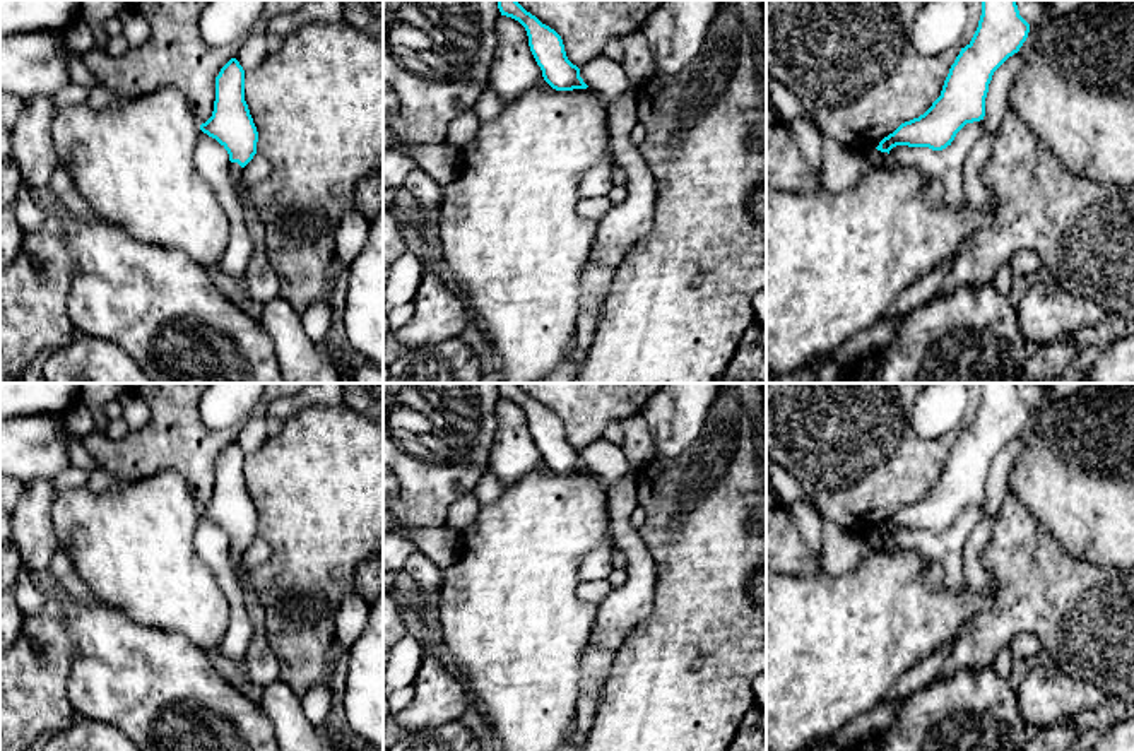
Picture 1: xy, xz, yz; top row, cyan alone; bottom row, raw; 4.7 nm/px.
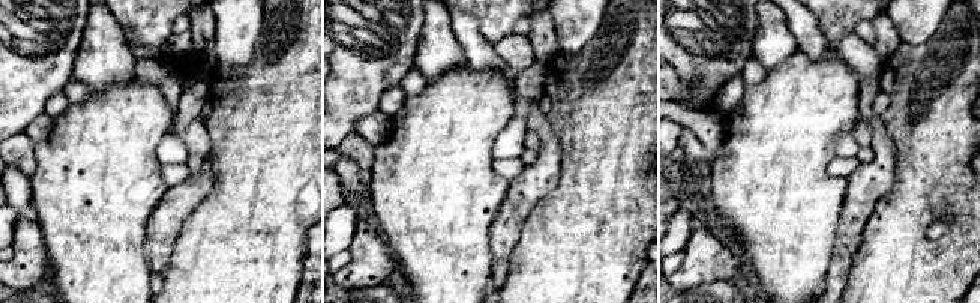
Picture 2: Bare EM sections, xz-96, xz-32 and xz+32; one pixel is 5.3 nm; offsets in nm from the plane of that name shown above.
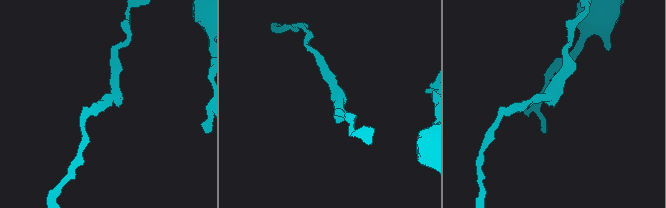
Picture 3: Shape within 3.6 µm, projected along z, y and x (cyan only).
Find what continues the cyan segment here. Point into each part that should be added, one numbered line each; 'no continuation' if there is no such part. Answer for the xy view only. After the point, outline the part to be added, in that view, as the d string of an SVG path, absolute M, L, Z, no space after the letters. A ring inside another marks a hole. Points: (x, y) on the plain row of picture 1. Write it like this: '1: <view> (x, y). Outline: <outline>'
1: xy (235, 553). Outline: M231 546L229 549L229 565L231 565L231 570L234 573L234 577L239 580L243 577L243 570L239 566L239 561L241 561L241 556L243 556L243 551L238 547L238 546Z

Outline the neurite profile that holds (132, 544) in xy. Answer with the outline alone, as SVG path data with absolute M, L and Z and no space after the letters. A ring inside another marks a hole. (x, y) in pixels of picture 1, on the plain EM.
M162 470L133 484L116 481L103 493L92 493L86 486L63 491L53 503L53 529L56 544L96 599L118 607L144 626L183 635L193 647L212 653L219 650L227 631L229 602L193 546L200 508L181 476Z

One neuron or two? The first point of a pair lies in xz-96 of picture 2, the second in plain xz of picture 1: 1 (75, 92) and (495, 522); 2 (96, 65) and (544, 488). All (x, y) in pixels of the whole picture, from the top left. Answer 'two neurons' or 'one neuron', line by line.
1: two neurons
2: two neurons

